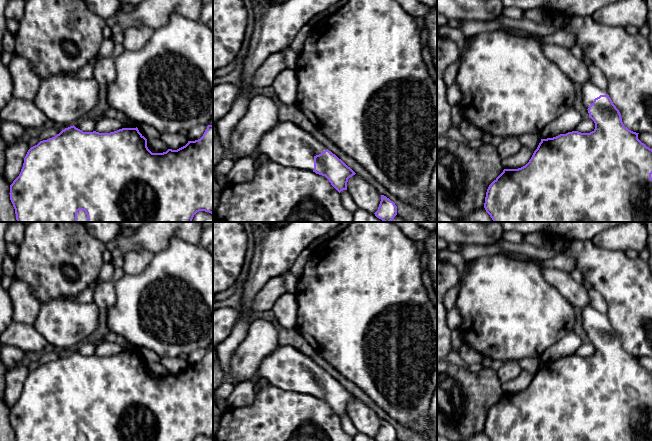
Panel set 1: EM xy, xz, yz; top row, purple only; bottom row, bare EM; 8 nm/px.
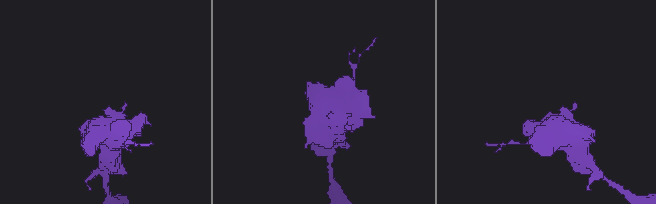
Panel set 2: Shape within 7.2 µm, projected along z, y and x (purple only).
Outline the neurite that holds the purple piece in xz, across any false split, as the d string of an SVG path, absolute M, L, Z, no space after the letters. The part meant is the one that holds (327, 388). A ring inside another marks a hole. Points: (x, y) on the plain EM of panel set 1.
M278 345L260 365L257 378L286 391L325 400L339 417L347 414L348 403L356 398L310 357L290 345Z

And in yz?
M592 306L580 313L595 353L590 357L572 355L541 363L525 390L504 393L486 416L484 432L490 441L652 441L652 373L638 363L639 357L624 350L606 314Z

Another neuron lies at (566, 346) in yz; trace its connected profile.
M570 332L542 353L540 356L541 362L553 362L560 358L575 355L576 350L581 344L580 337L574 332Z

